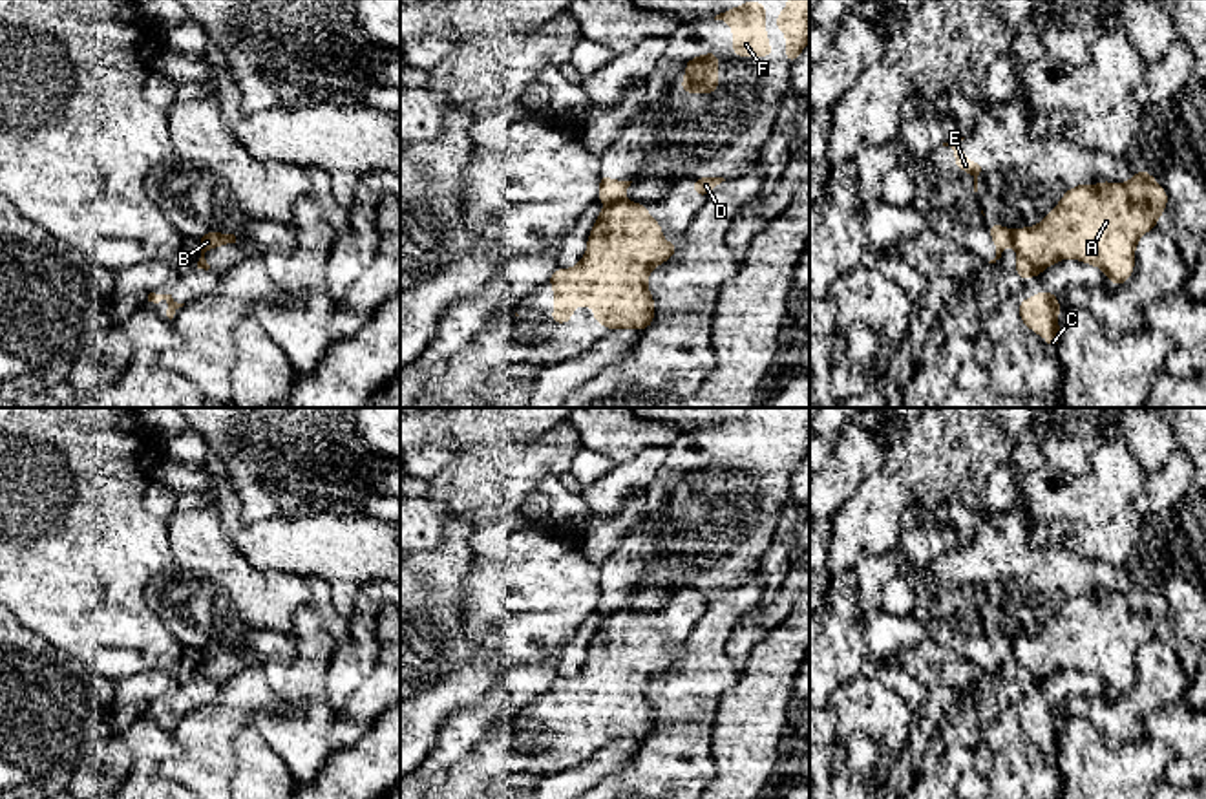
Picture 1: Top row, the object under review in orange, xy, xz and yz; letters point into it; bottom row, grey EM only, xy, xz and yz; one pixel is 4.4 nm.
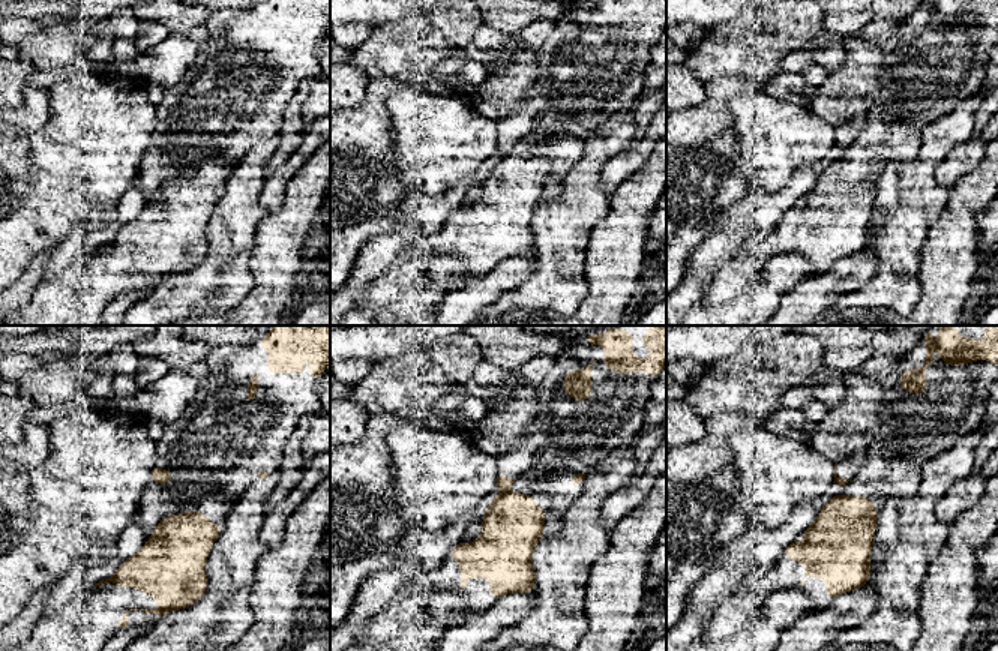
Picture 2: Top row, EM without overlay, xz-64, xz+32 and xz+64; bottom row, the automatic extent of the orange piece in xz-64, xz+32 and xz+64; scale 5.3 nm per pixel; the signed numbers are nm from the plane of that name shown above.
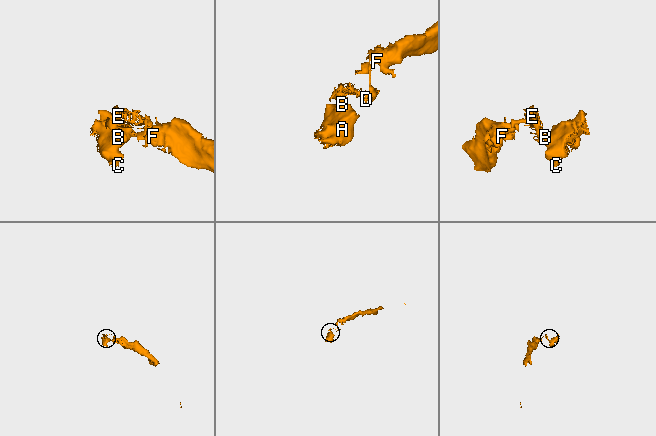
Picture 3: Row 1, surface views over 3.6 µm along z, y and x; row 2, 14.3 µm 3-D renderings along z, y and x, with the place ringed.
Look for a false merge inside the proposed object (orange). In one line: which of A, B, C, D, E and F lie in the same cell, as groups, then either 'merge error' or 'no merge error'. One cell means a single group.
A B C / D E F | merge error

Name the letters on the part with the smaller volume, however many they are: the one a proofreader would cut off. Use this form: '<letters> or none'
A, B, C

